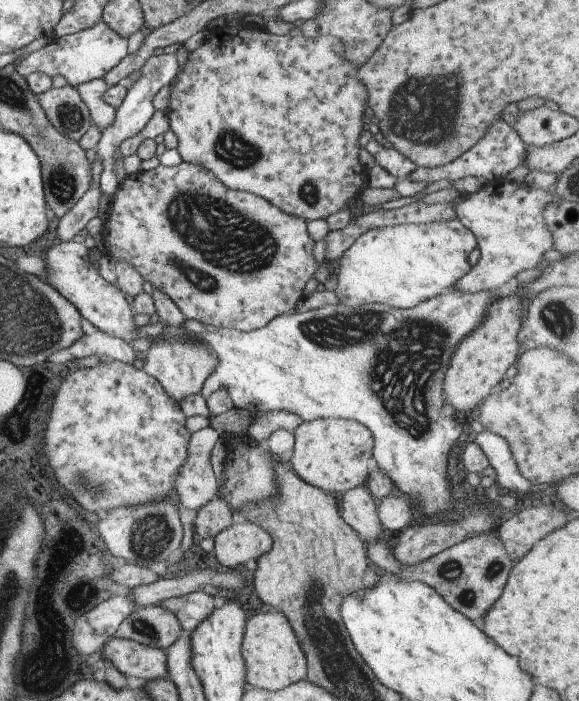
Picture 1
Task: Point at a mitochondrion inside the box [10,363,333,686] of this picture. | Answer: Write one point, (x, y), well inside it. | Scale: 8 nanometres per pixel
(148, 539)

